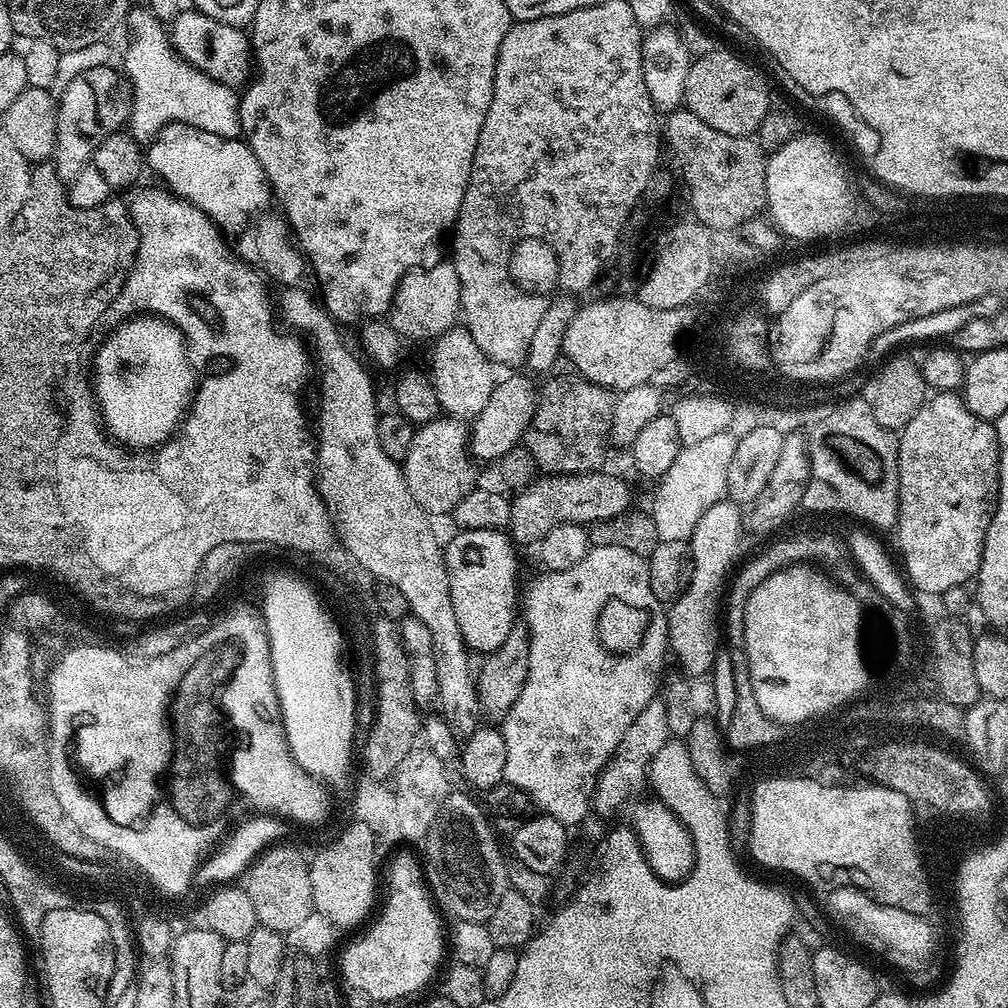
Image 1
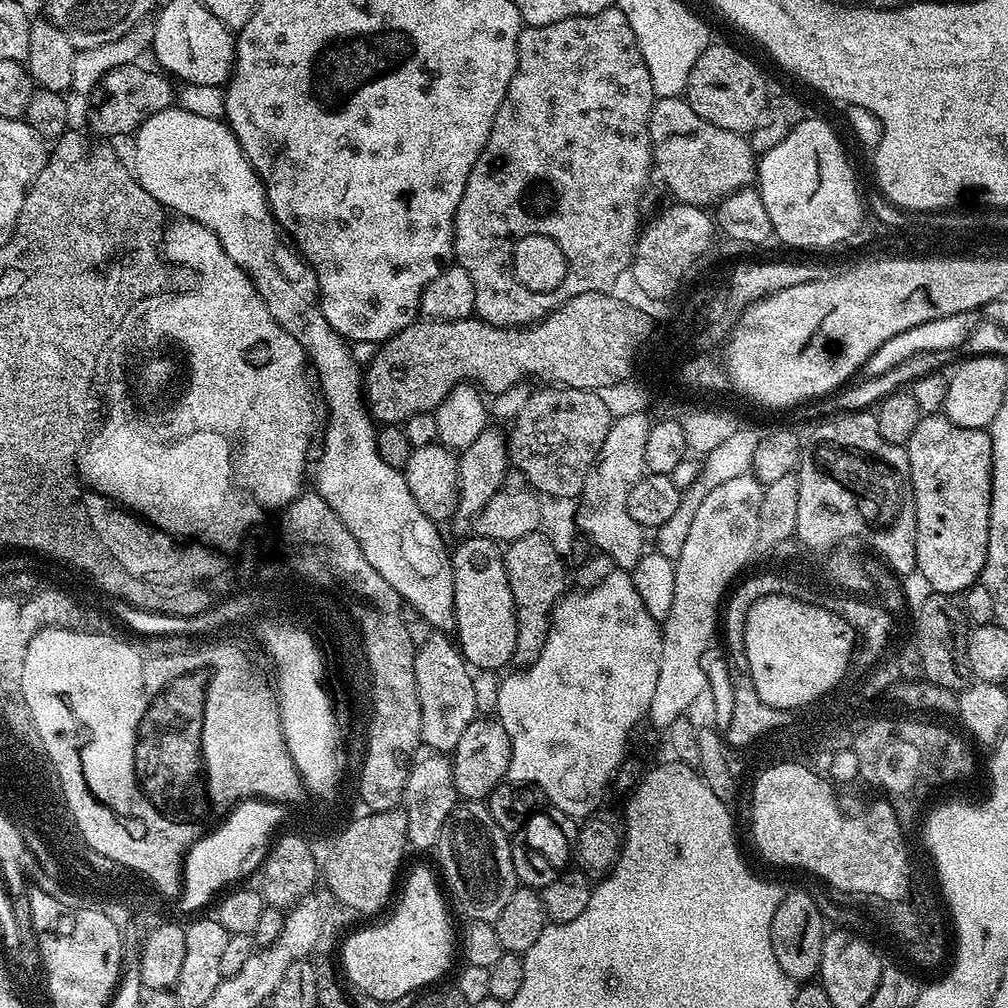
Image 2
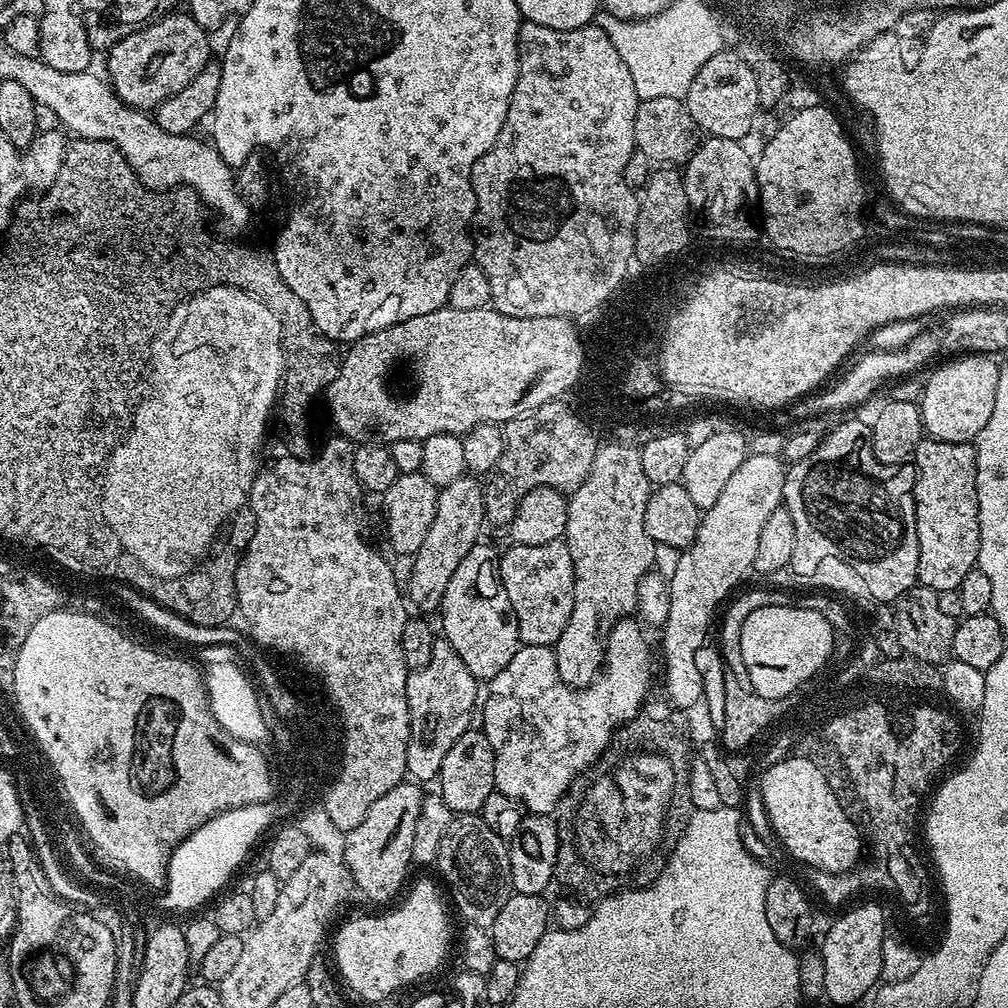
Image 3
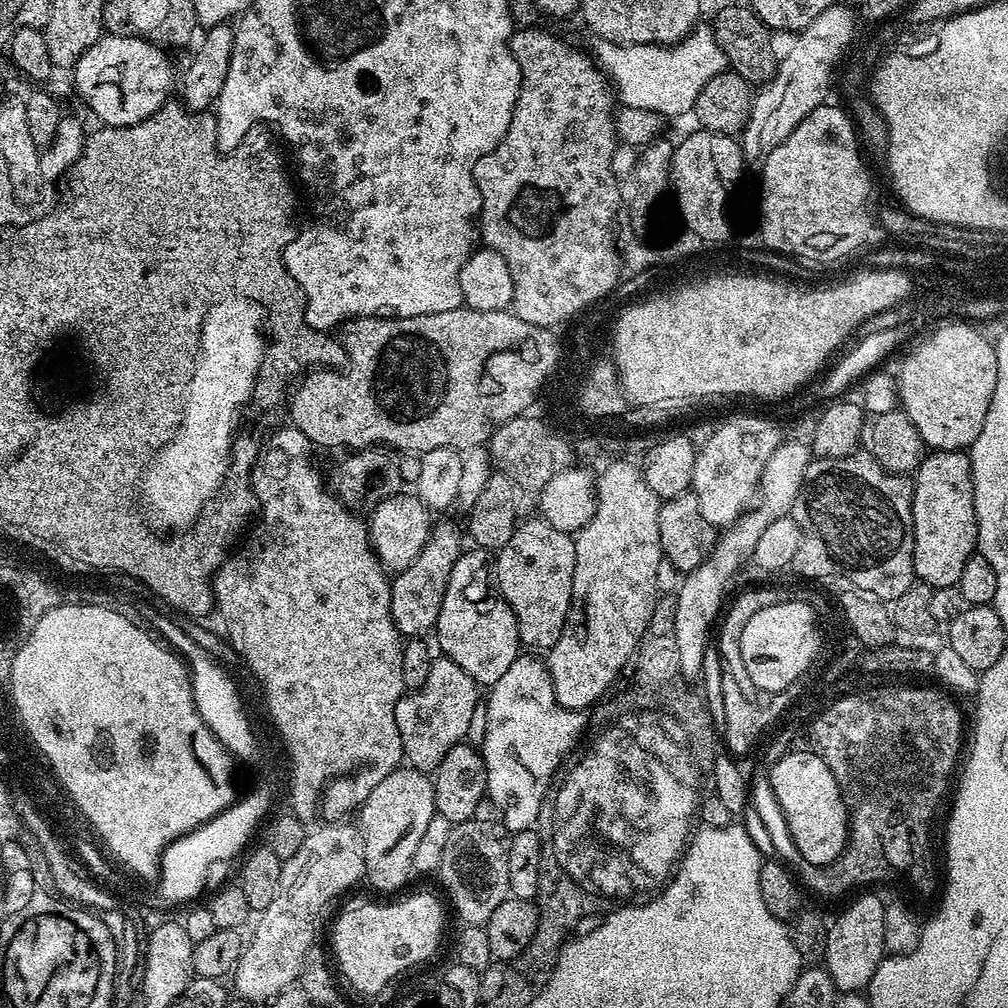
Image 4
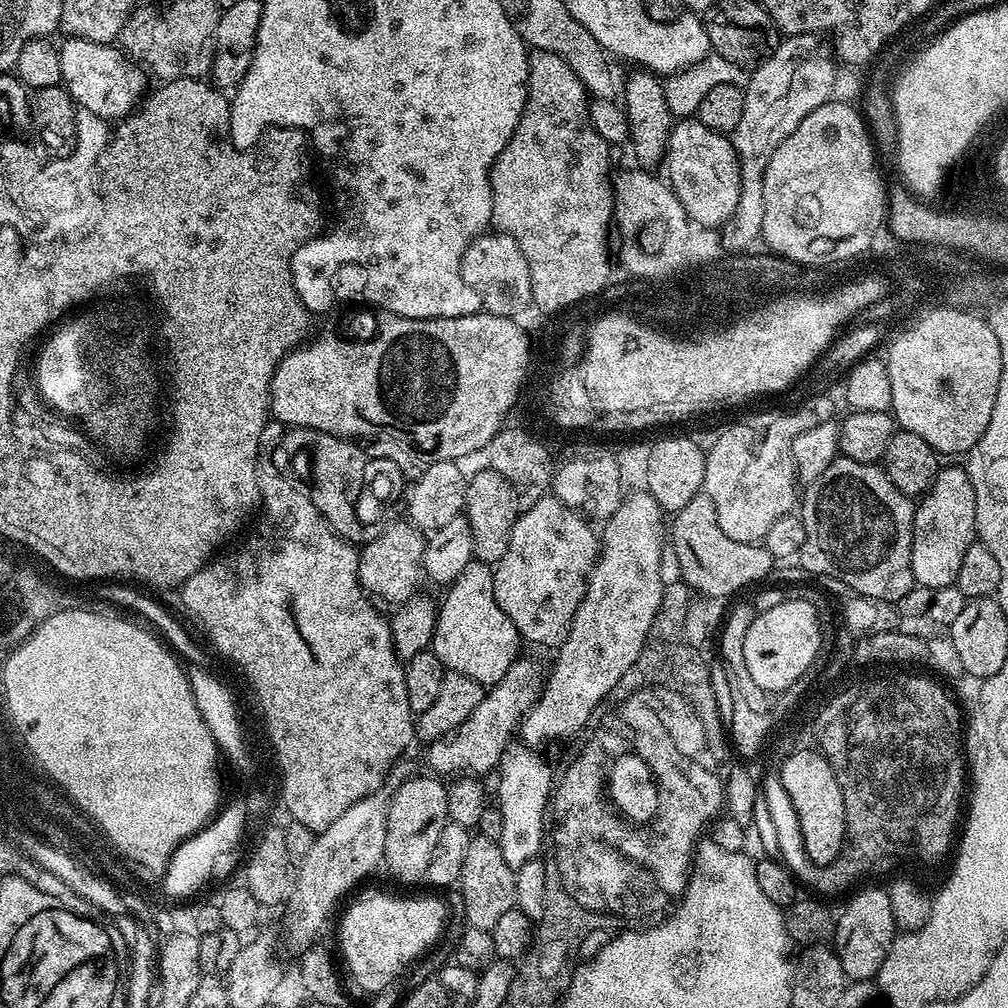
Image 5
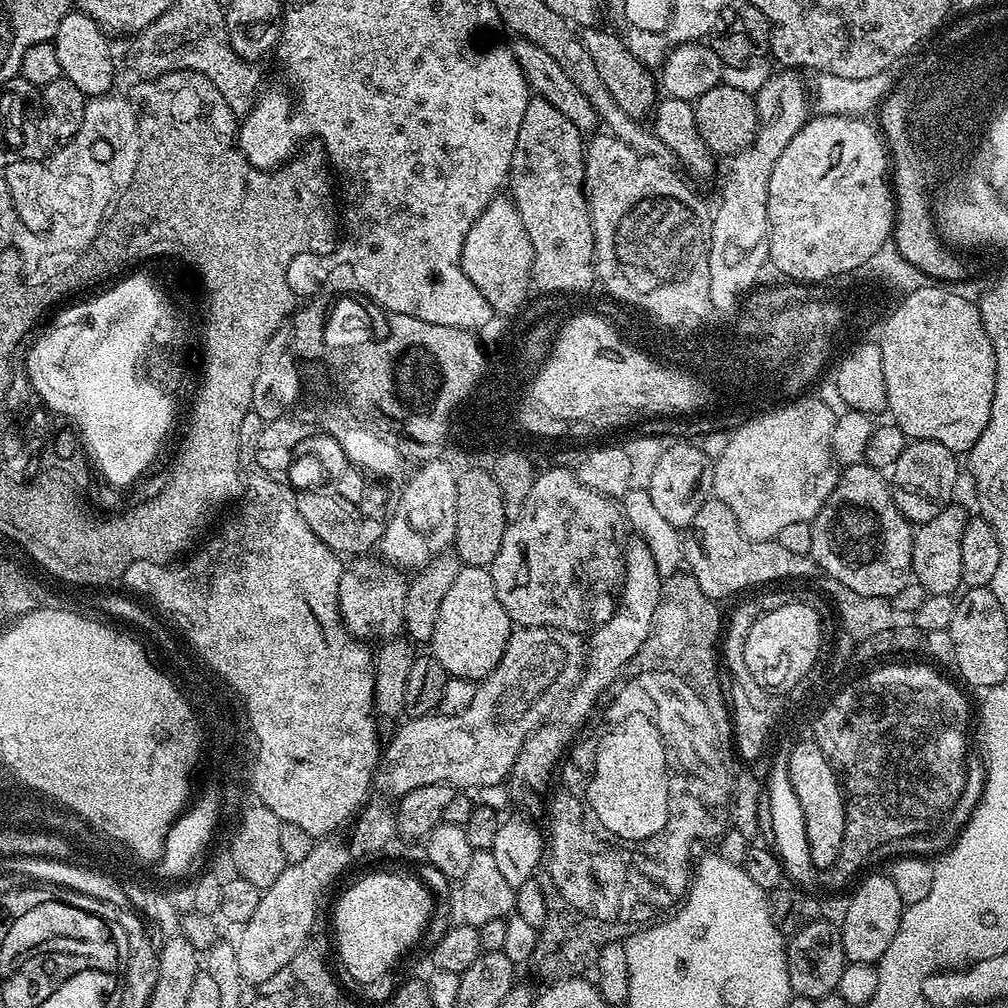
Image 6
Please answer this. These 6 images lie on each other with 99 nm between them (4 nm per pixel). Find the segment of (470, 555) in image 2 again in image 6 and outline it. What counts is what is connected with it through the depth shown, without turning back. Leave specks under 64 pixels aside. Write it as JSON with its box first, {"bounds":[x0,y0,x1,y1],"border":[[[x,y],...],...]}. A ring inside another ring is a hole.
{"bounds":[430,566,513,682],"border":[[[464,566],[451,583],[446,598],[442,599],[430,652],[438,662],[442,662],[449,676],[479,682],[492,673],[498,662],[502,662],[502,654],[506,654],[508,639],[513,631],[512,619],[506,614],[502,602],[498,602],[491,571]]]}

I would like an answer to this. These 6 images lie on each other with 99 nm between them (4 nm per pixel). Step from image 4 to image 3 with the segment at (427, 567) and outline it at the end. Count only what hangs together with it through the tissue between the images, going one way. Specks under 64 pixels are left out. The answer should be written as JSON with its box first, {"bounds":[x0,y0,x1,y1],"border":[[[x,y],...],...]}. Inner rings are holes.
{"bounds":[406,474,486,613],"border":[[[465,474],[439,489],[440,498],[438,510],[434,512],[434,522],[430,522],[430,530],[426,530],[422,546],[411,557],[412,573],[408,576],[408,584],[406,580],[406,600],[413,609],[416,607],[417,613],[435,613],[439,609],[442,594],[446,594],[446,585],[454,575],[454,570],[458,570],[458,562],[462,562],[462,558],[470,554],[475,544],[481,543],[486,488],[476,480],[479,479],[475,475]]]}

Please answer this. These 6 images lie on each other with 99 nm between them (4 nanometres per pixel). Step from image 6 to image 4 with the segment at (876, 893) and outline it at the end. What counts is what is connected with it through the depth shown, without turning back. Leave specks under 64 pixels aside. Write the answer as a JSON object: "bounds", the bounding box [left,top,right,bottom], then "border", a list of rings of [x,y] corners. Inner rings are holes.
{"bounds":[822,896,886,993],"border":[[[860,896],[836,921],[831,921],[822,964],[841,993],[863,993],[886,955],[884,905],[885,901],[876,896]]]}

